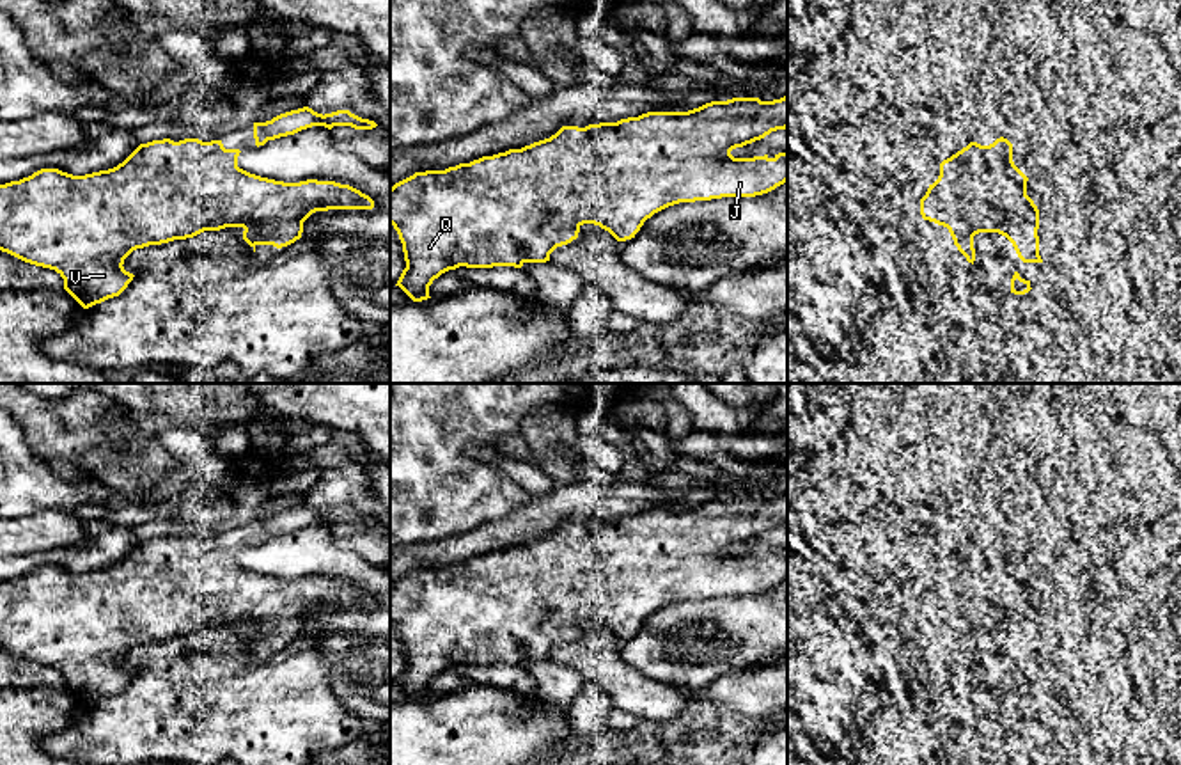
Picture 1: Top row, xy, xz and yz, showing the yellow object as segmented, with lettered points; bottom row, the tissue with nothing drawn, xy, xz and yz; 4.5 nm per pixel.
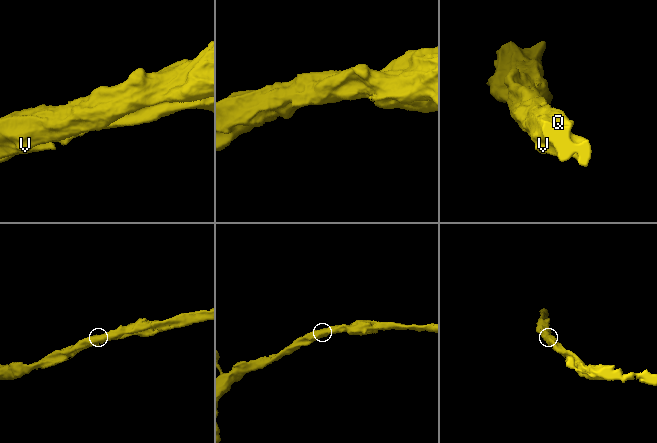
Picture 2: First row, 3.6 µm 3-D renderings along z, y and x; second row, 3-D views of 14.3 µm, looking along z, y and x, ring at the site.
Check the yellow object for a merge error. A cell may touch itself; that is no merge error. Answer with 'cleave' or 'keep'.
keep

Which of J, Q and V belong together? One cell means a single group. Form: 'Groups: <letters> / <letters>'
Groups: J Q V

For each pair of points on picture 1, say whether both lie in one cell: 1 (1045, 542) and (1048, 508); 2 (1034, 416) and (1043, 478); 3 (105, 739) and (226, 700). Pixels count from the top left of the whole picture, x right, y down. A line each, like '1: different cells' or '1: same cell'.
1: same cell
2: same cell
3: same cell

